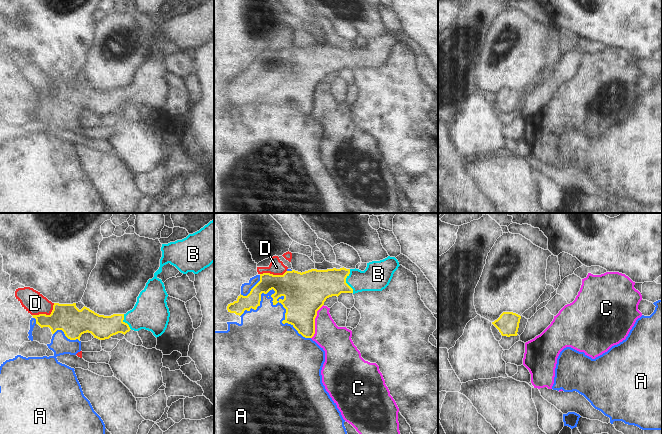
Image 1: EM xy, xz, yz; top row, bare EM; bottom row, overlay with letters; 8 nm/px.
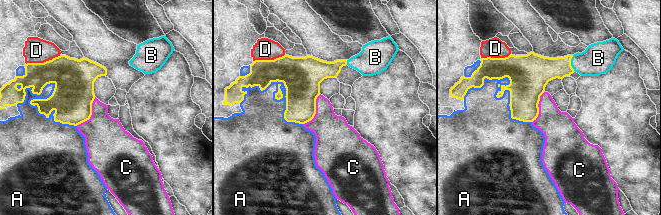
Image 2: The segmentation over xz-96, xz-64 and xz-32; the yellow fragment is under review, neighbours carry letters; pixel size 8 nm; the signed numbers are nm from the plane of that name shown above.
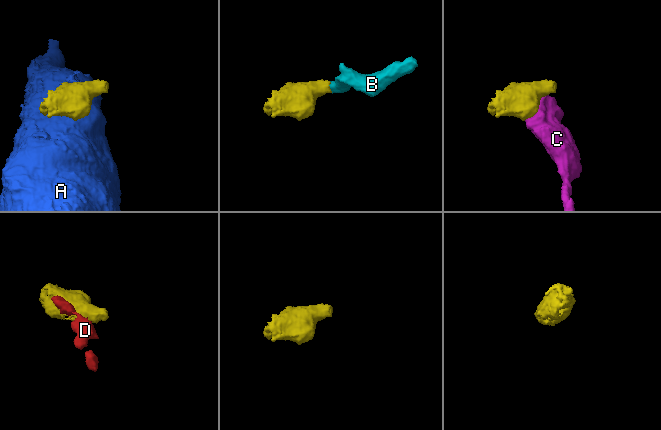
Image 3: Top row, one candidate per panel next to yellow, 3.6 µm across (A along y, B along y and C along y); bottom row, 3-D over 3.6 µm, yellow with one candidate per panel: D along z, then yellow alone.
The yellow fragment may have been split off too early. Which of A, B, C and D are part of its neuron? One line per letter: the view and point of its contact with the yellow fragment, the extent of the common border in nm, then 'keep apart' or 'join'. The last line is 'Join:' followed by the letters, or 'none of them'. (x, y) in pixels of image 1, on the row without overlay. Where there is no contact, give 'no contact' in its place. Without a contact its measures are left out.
A: contact xz (273, 79); length 600 nm; keep apart
B: contact xz (345, 57); length 190 nm; join
C: contact xz (314, 97); length 300 nm; keep apart
D: contact xy (45, 90); length 200 nm; keep apart
Join: B

